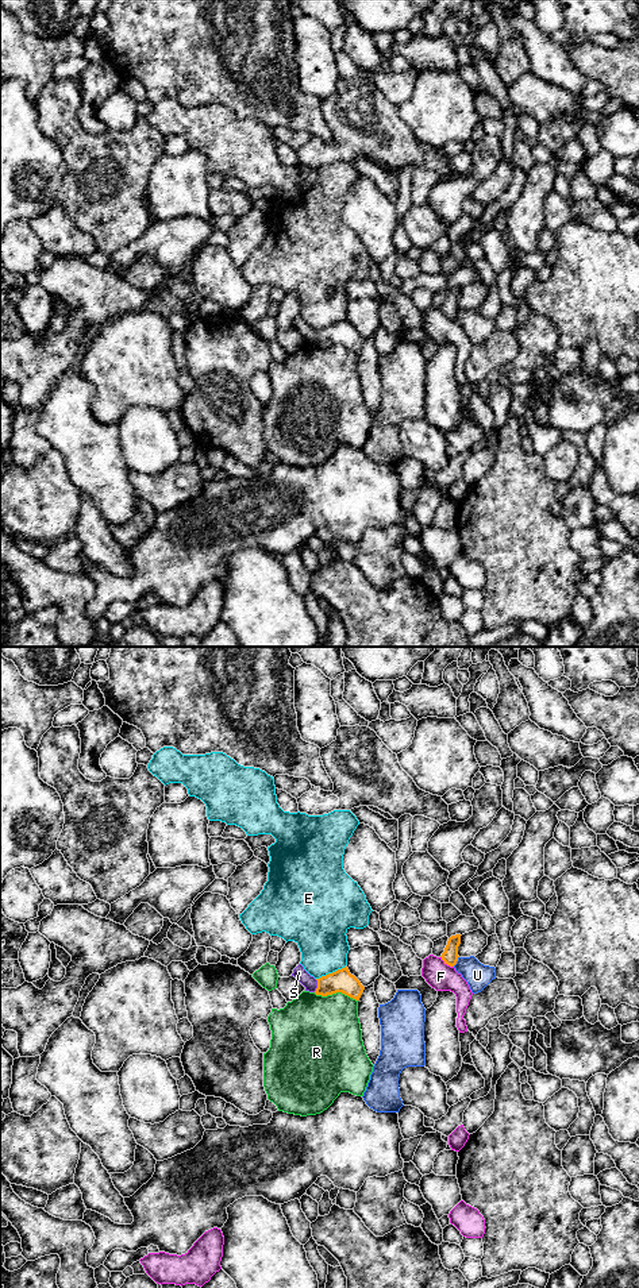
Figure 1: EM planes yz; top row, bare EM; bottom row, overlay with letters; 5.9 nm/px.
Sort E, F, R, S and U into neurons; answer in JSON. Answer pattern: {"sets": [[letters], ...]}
{"sets": [["E"], ["F"], ["R"], ["S"], ["U"]]}

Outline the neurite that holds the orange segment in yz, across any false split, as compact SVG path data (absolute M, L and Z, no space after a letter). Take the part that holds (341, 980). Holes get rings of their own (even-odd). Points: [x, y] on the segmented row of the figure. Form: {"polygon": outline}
{"polygon": "M299 964L293 969L292 976L295 976L305 987L305 991L315 992L322 996L342 992L355 1000L359 1000L365 990L361 982L350 973L347 967L315 979L301 964Z"}

